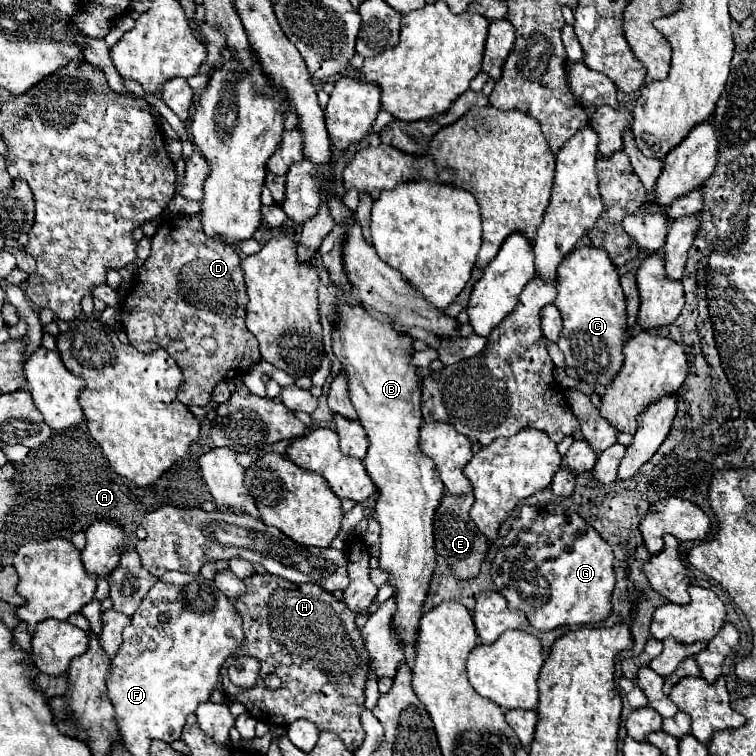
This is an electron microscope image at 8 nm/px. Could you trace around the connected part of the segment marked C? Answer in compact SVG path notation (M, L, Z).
M582 246L582 248L572 250L568 256L564 256L564 260L558 266L556 288L558 288L558 296L554 300L554 306L560 310L560 316L564 322L558 346L566 356L566 364L578 372L578 378L588 384L594 384L596 392L602 392L612 382L612 378L618 374L618 370L622 368L622 360L624 360L622 346L628 336L626 302L624 302L622 286L618 282L618 272L616 272L614 264L610 262L608 252L604 248L596 248L596 246Z

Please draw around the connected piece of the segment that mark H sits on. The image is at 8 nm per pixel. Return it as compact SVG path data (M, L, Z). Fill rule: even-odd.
M252 574L244 580L246 594L232 598L232 608L242 616L244 642L236 648L234 658L252 656L260 662L260 676L254 688L238 688L228 678L228 664L220 668L222 690L230 702L240 702L248 712L268 724L268 726L288 726L298 718L312 720L318 730L328 730L340 736L344 746L354 752L362 740L364 730L360 726L360 714L364 712L364 678L368 678L368 654L364 654L364 642L360 642L360 630L354 620L358 614L352 614L342 600L336 600L332 594L320 590L312 584L292 584L280 576L272 574ZM266 674L278 674L282 686L278 690L268 690L264 686Z

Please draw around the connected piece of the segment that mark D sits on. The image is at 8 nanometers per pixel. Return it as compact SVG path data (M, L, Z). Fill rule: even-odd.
M176 216L160 224L156 236L152 238L152 252L148 260L138 268L130 294L120 306L122 326L130 338L130 344L140 352L154 352L164 348L180 366L184 382L178 386L178 400L184 406L206 406L214 386L222 380L234 380L248 372L248 364L260 360L260 350L256 338L244 326L246 314L246 286L240 268L240 258L236 250L226 246L222 240L210 240L202 232L200 216Z

